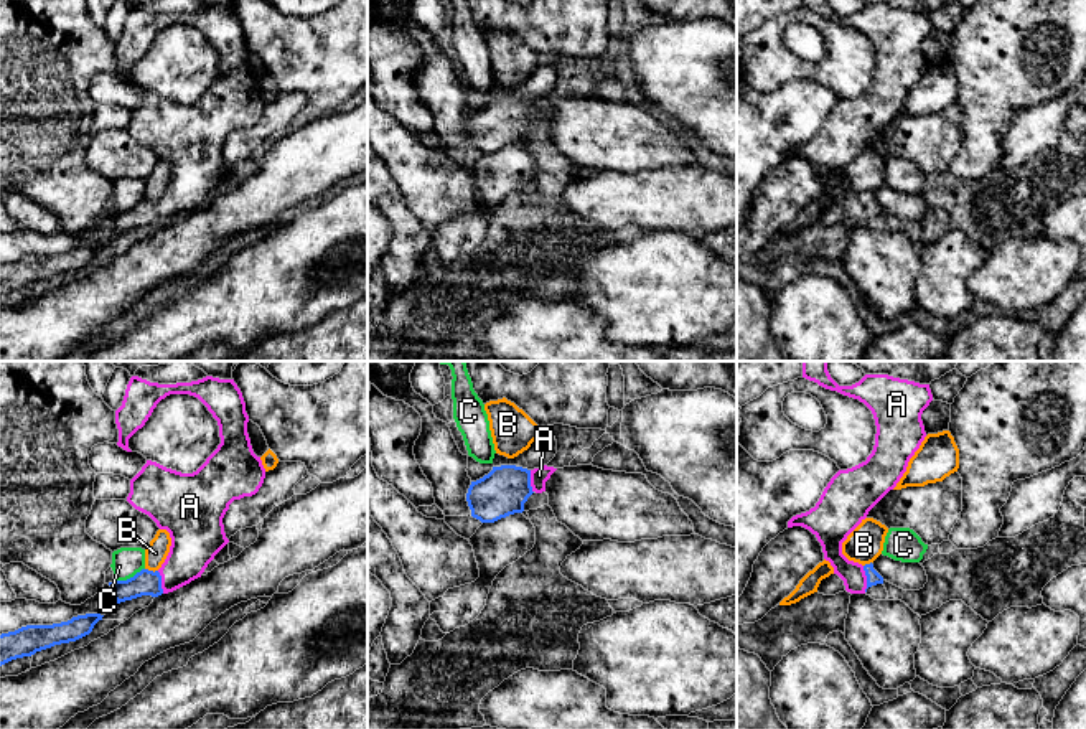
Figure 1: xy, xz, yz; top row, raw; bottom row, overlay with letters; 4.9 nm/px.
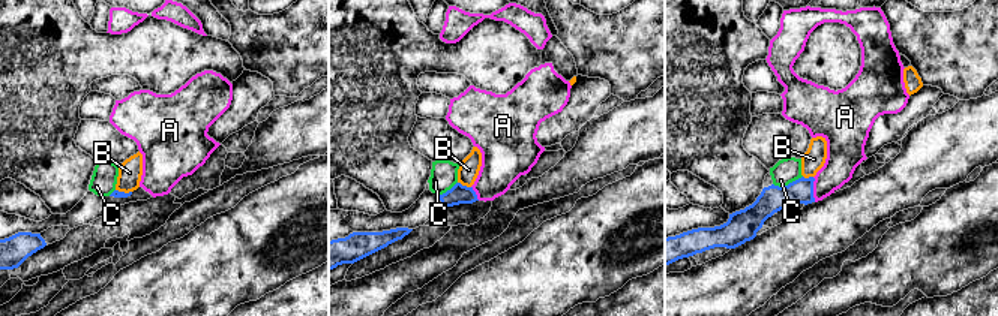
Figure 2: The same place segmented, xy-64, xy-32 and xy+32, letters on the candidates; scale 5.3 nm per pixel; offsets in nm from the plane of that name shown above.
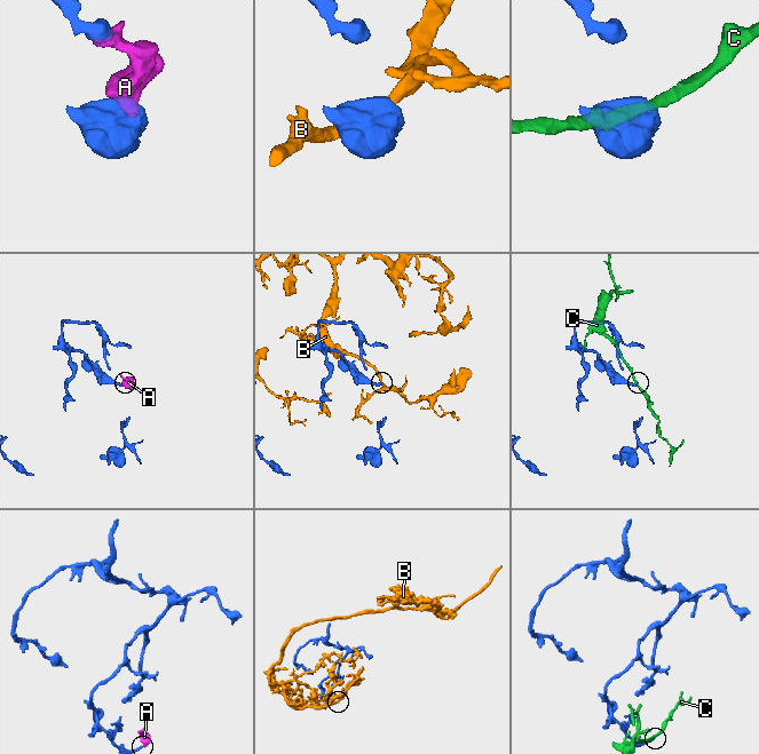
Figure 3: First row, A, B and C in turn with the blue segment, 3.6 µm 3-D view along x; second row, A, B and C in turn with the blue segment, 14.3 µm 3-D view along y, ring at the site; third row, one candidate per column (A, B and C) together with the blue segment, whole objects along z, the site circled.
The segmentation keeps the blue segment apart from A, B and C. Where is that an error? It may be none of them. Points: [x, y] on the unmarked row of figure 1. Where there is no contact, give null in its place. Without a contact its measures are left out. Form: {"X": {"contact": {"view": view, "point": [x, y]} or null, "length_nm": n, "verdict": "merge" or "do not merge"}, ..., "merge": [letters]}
{"A": {"contact": {"view": "yz", "point": [867, 210]}, "length_nm": 130, "verdict": "merge"}, "B": {"contact": {"view": "xy", "point": [152, 202]}, "length_nm": 70, "verdict": "do not merge"}, "C": {"contact": {"view": "xy", "point": [131, 208]}, "length_nm": 160, "verdict": "do not merge"}, "merge": ["A"]}

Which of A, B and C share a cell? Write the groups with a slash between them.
A / B / C

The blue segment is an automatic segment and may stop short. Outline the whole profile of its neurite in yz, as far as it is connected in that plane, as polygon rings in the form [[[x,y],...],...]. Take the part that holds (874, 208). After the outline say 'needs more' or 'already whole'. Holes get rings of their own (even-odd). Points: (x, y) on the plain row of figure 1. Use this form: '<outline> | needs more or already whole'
[[[803,0],[803,8],[826,20],[859,30],[872,41],[875,49],[875,76],[867,91],[852,99],[839,101],[824,119],[816,137],[788,152],[788,158],[803,157],[817,168],[822,176],[824,190],[831,193],[834,205],[844,211],[847,223],[865,224],[868,218],[883,214],[883,208],[873,200],[872,193],[862,196],[849,191],[842,185],[842,173],[867,148],[868,142],[896,117],[906,102],[910,89],[926,68],[921,45],[933,31],[933,25],[929,15],[920,15],[888,5],[865,5],[852,16],[839,16],[827,0]]] | needs more

